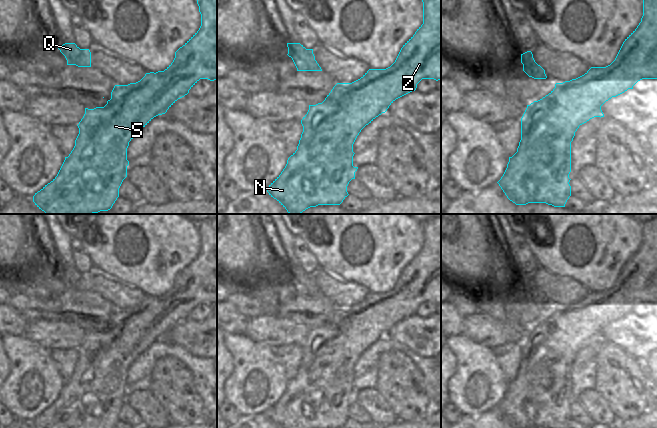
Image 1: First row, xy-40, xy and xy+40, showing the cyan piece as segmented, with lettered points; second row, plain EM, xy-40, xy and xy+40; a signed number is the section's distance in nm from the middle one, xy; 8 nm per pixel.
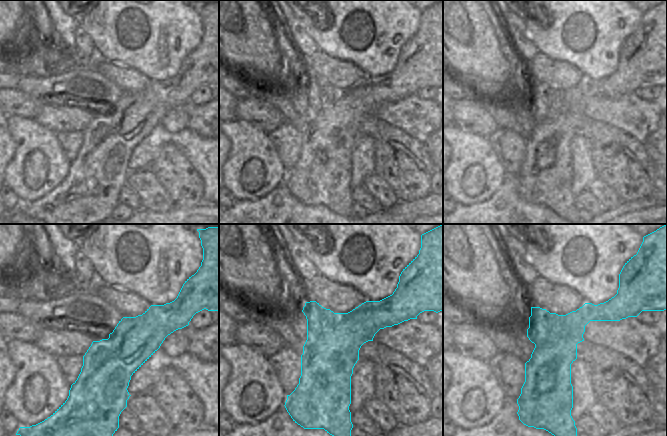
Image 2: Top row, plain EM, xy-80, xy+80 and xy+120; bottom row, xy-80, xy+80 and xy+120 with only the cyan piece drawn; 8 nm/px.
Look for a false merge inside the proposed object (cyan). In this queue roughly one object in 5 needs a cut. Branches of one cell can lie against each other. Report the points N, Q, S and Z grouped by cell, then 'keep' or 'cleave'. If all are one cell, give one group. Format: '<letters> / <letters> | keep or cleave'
N Q S Z | keep

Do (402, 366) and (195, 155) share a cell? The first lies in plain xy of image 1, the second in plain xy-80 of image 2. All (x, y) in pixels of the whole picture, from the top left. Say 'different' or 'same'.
different

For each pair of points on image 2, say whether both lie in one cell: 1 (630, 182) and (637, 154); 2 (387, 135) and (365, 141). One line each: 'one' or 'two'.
1: one
2: two

